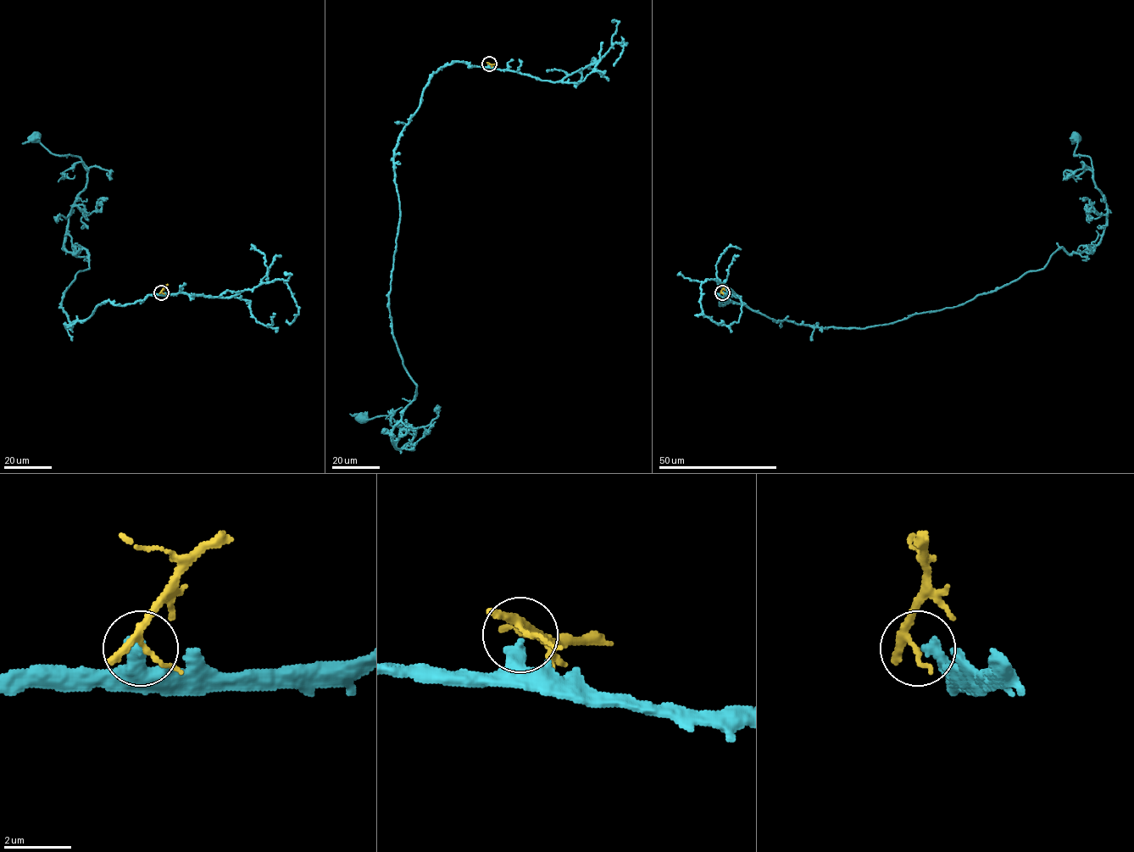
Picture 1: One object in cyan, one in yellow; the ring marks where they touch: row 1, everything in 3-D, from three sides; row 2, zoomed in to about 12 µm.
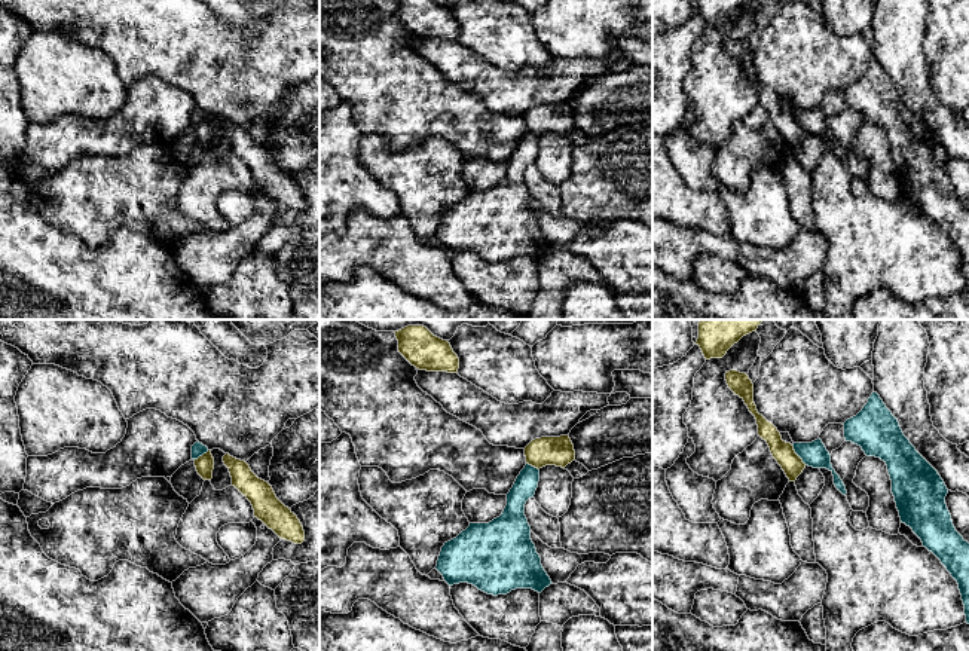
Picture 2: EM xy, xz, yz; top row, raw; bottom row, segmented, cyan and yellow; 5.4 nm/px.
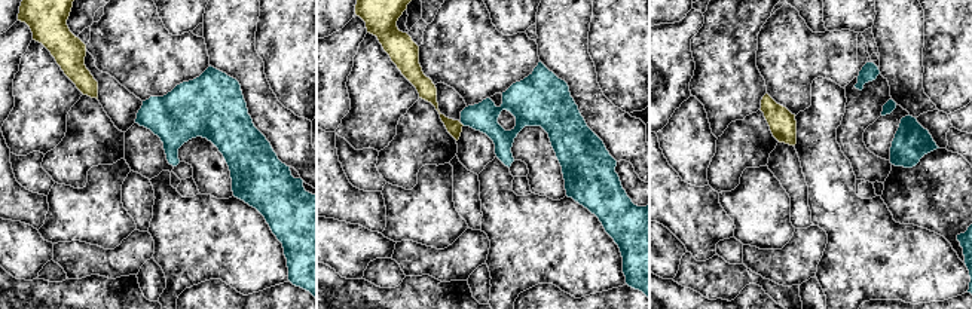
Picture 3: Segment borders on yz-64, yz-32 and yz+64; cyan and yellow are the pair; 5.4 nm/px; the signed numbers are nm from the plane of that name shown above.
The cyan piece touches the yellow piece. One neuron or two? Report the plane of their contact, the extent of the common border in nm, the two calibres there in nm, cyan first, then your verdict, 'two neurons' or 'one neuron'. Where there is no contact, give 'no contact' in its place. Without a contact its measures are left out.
yz | 140 nm | 140/120 nm | two neurons

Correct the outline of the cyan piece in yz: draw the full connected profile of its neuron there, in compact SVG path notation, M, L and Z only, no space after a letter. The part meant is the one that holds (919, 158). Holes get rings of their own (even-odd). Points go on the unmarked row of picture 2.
M872 59L863 76L843 92L846 108L861 113L866 123L875 123L886 129L901 189L913 196L923 214L932 218L957 248L969 291L969 210L953 192L945 171L948 156L944 147L904 103L898 86L877 59Z

